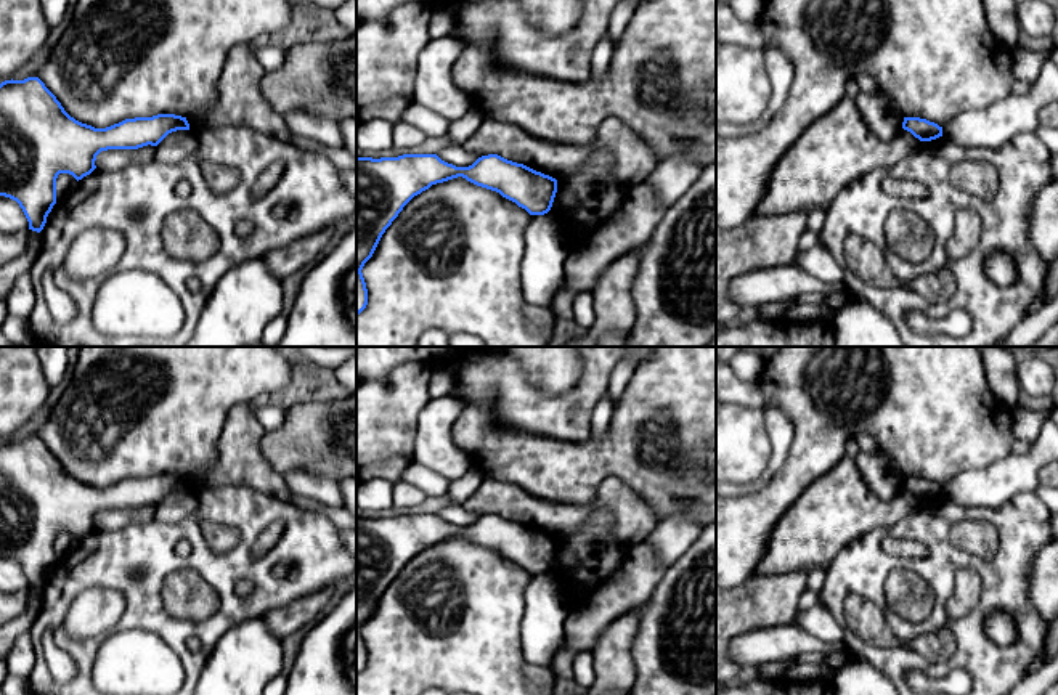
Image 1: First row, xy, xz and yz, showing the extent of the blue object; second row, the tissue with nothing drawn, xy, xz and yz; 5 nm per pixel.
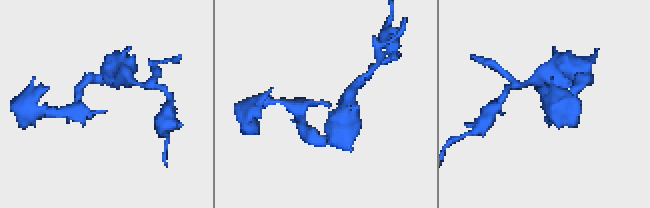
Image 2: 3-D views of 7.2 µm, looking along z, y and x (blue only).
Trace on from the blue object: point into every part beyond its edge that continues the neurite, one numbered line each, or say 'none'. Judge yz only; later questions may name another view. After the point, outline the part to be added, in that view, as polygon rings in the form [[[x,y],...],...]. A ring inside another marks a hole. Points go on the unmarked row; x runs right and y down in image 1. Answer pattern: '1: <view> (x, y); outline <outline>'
none

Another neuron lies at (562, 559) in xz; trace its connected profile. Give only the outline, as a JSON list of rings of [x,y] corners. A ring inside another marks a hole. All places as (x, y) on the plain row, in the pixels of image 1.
[[[557,547],[552,567],[547,575],[555,579],[572,563],[572,560],[573,555],[568,551]]]

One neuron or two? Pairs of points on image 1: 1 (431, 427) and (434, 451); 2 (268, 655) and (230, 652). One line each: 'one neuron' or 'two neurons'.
1: one neuron
2: one neuron

